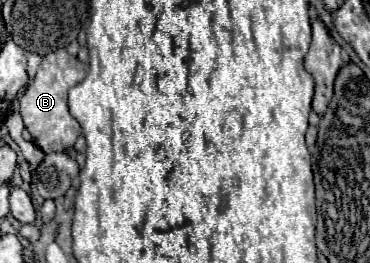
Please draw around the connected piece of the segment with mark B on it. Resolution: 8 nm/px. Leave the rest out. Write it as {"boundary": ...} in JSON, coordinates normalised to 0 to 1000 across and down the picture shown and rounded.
{"boundary":[[[162,186],[162,194],[146,194],[141,209],[119,217],[97,293],[76,316],[65,369],[54,369],[54,430],[59,430],[65,475],[81,498],[92,544],[119,582],[189,567],[205,544],[211,513],[222,506],[211,460],[184,430],[178,376],[184,376],[189,331],[216,316],[232,285],[238,285],[238,247],[211,232],[211,217],[184,209],[178,186]]]}

